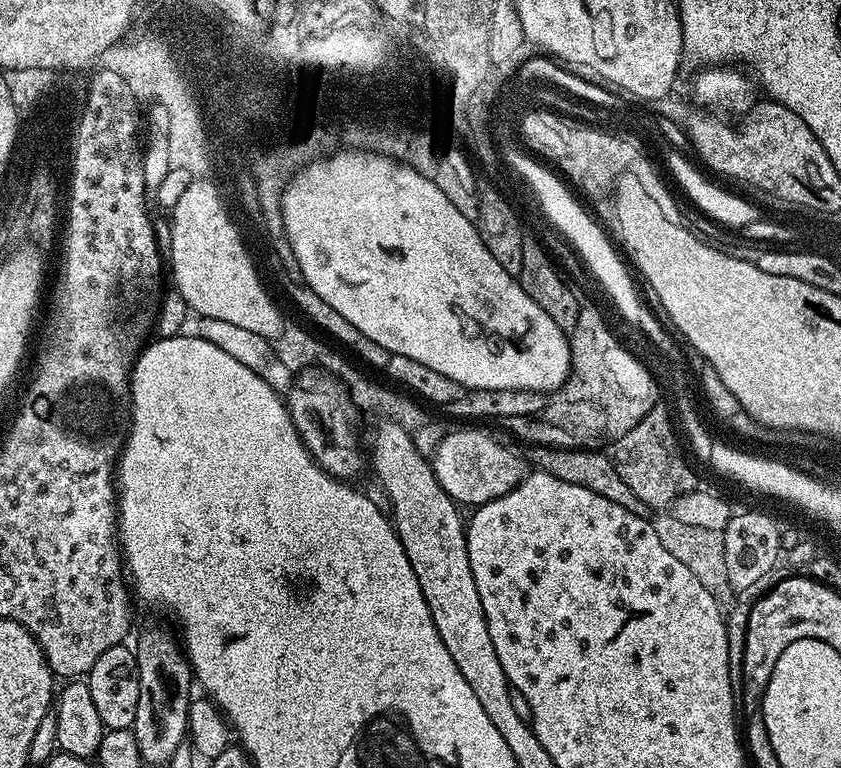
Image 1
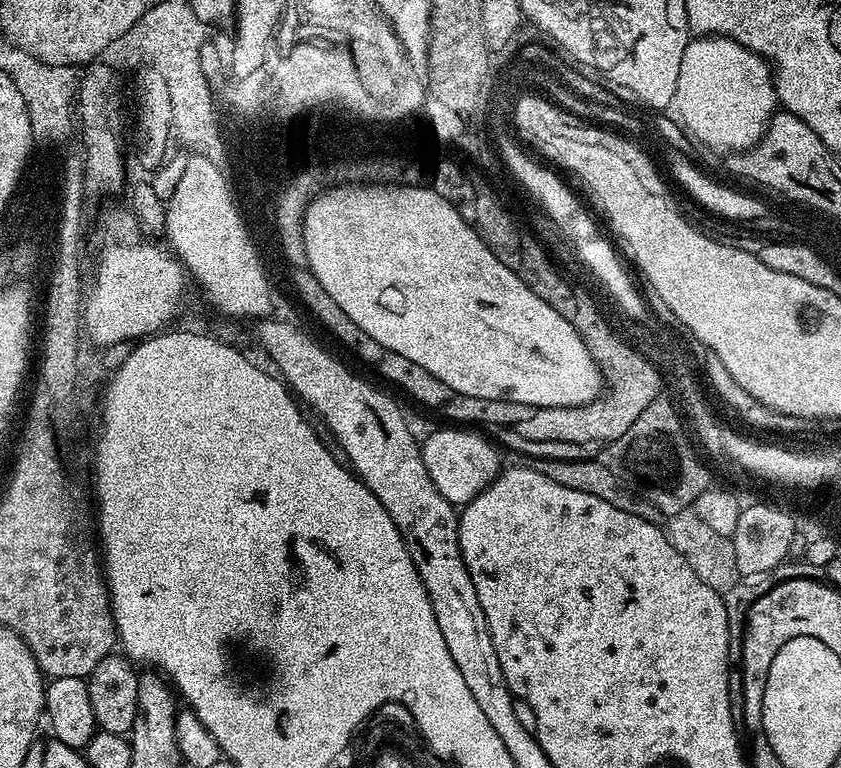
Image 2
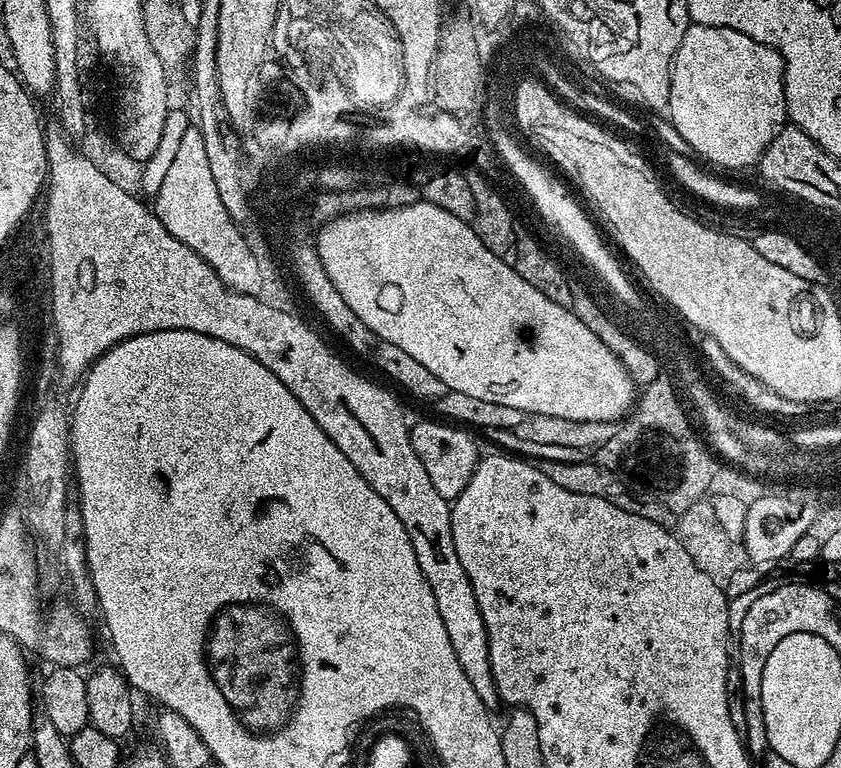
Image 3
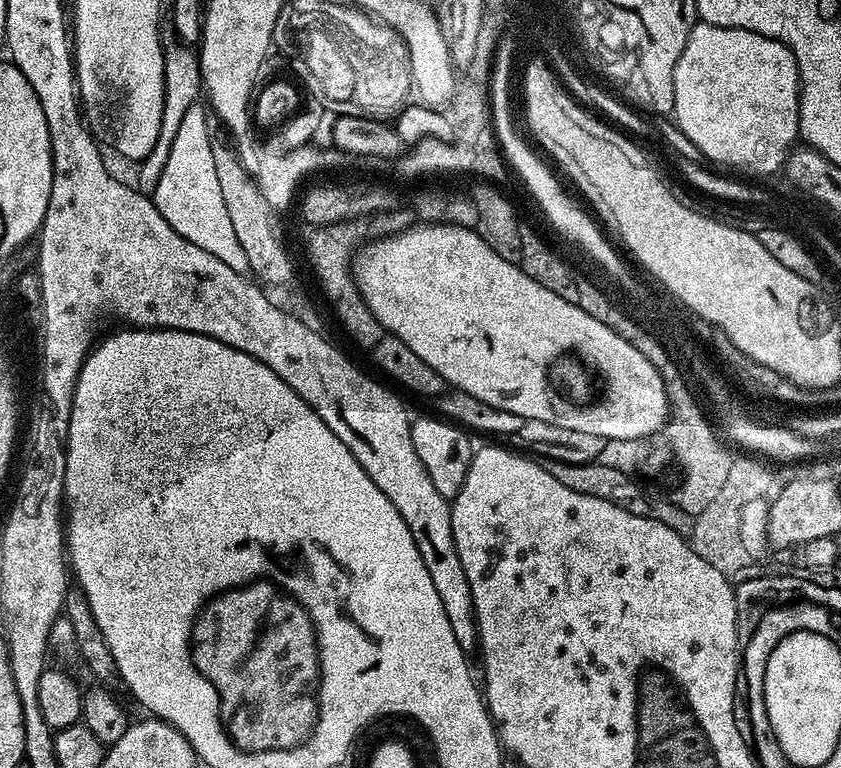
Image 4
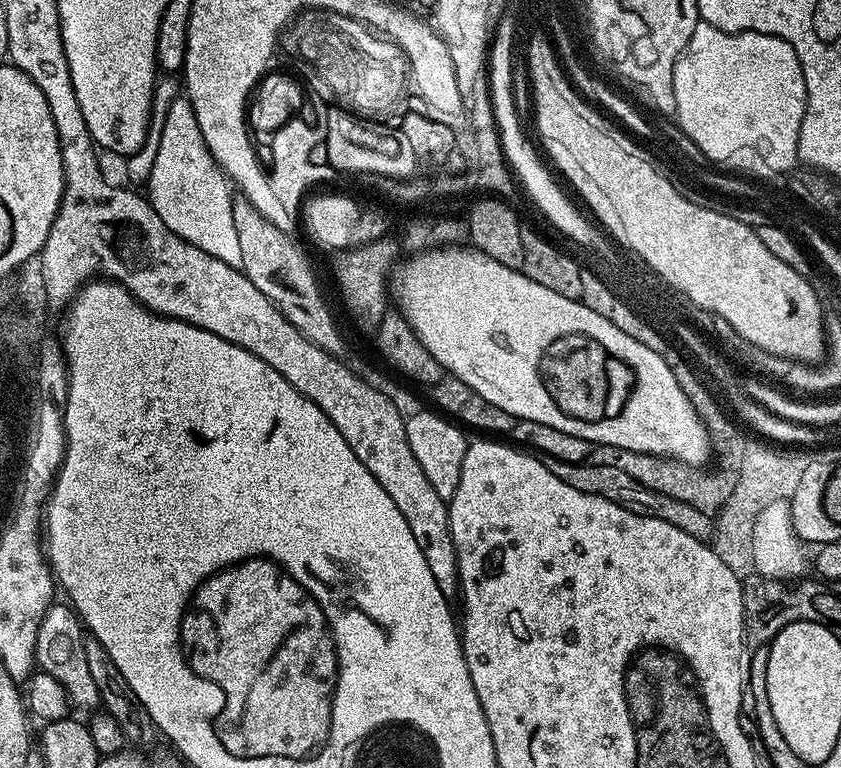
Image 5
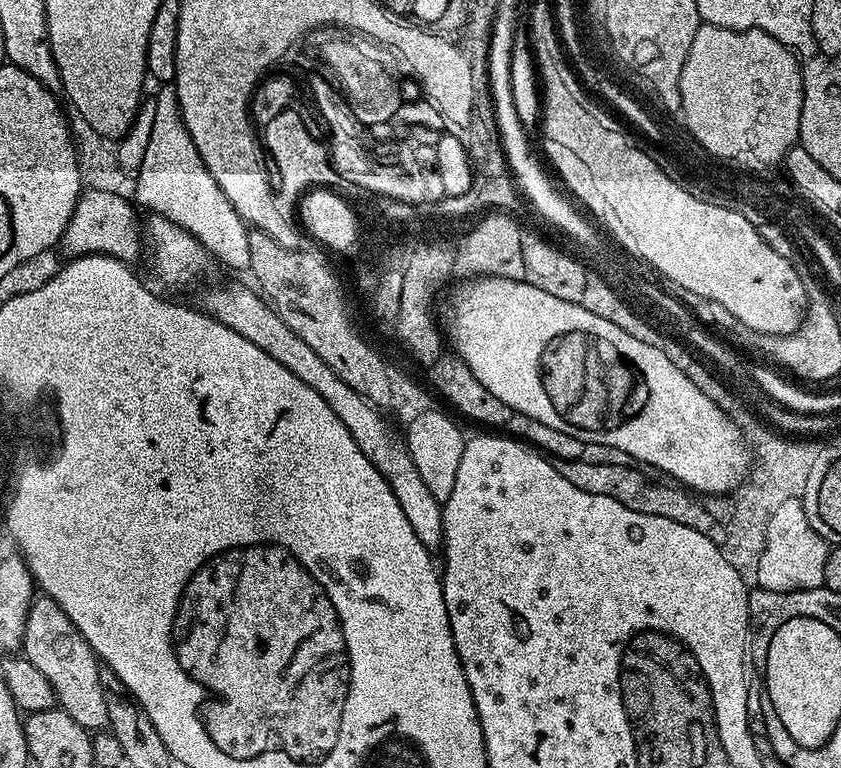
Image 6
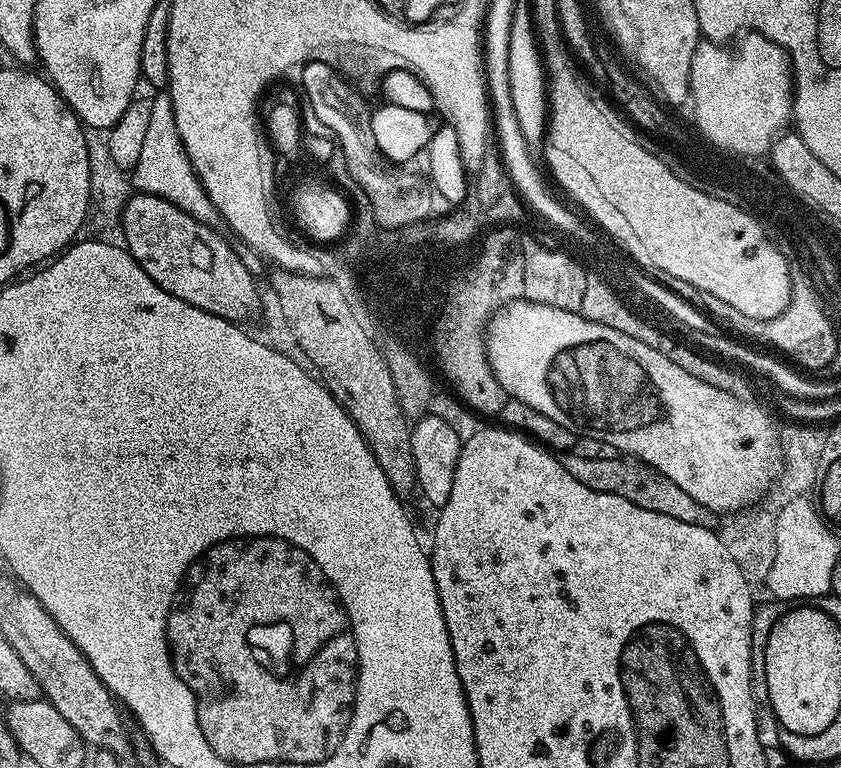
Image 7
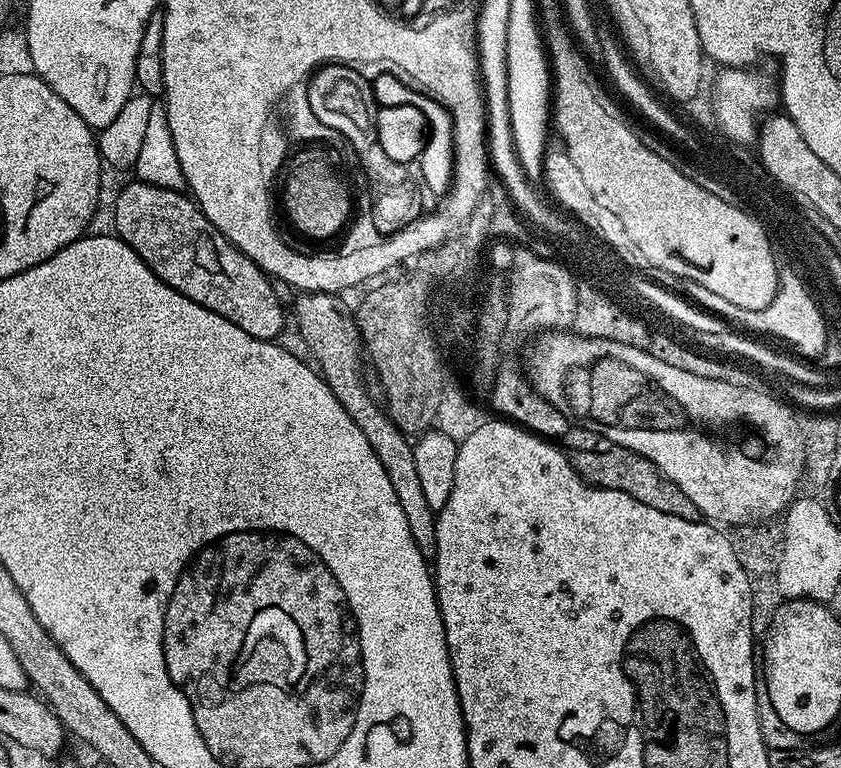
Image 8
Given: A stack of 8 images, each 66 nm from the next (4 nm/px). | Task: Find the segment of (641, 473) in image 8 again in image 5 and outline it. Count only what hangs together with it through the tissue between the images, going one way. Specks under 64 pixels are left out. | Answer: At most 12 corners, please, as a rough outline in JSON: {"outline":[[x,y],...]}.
{"outline":[[547,458],[550,474],[690,538],[713,539],[698,506],[642,486],[618,466]]}

